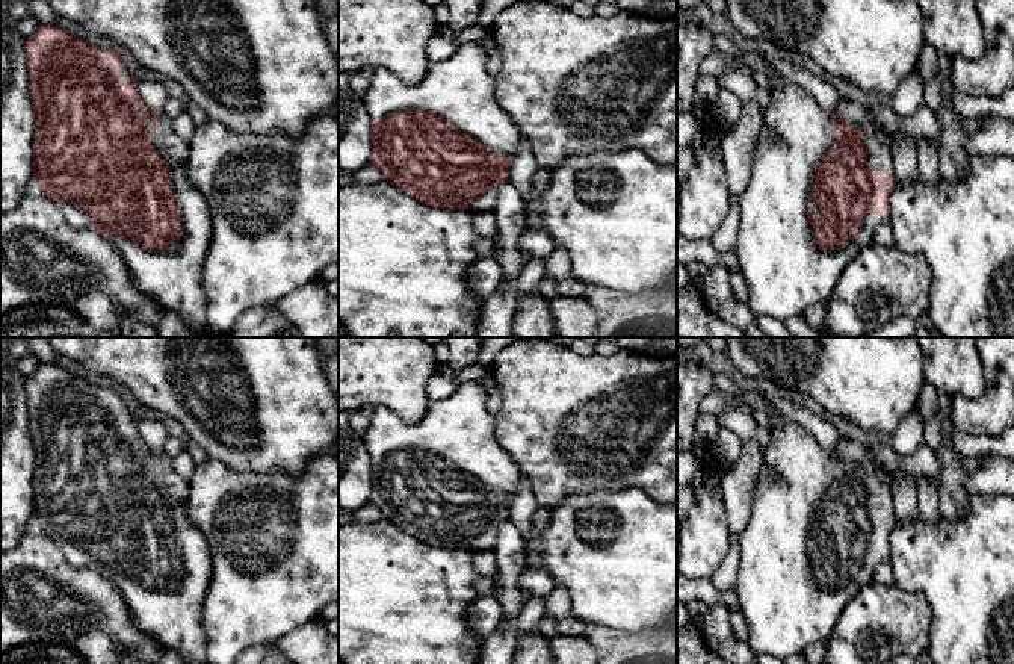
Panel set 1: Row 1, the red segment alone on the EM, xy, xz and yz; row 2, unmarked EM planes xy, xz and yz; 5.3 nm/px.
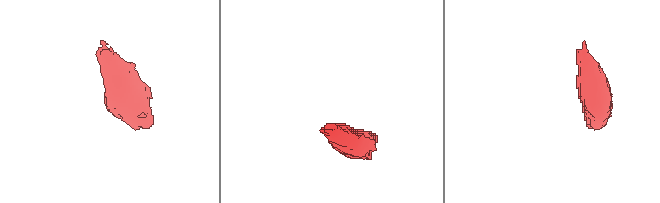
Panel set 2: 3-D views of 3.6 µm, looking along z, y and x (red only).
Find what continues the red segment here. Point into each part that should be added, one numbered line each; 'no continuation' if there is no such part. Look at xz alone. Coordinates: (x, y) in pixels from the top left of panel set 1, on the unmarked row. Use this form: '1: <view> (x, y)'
1: xz (460, 427)

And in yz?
1: yz (785, 610)

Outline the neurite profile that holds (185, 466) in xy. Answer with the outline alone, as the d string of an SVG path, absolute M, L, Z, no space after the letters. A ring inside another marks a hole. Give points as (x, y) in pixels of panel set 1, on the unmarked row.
M183 451L174 458L175 472L186 481L189 481L193 476L195 467L196 464L193 458L186 451Z

